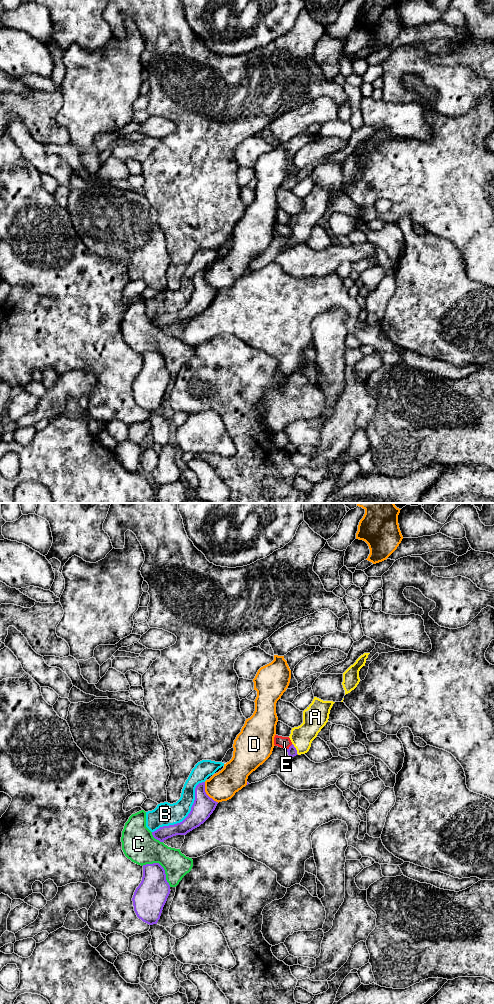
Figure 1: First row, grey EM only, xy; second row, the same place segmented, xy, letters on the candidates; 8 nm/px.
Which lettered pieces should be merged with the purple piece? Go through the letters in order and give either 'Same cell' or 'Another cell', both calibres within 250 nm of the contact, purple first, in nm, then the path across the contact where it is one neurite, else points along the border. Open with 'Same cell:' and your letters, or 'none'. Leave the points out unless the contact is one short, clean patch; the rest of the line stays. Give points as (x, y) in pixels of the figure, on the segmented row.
Same cell: A
A: Same cell. Thickness 70 nm (purple) against 180 nm. Path across: xy (292, 751), (295, 749), (301, 743), (302, 736)
B: Another cell. Thickness 170 nm (purple) against 190 nm
C: Another cell. Thickness 260 nm (purple) against 260 nm
D: Another cell. Thickness 170 nm (purple) against 240 nm
E: Another cell. Thickness 70 nm (purple) against 100 nm. Boundary: xy (292, 744), (286, 749)

